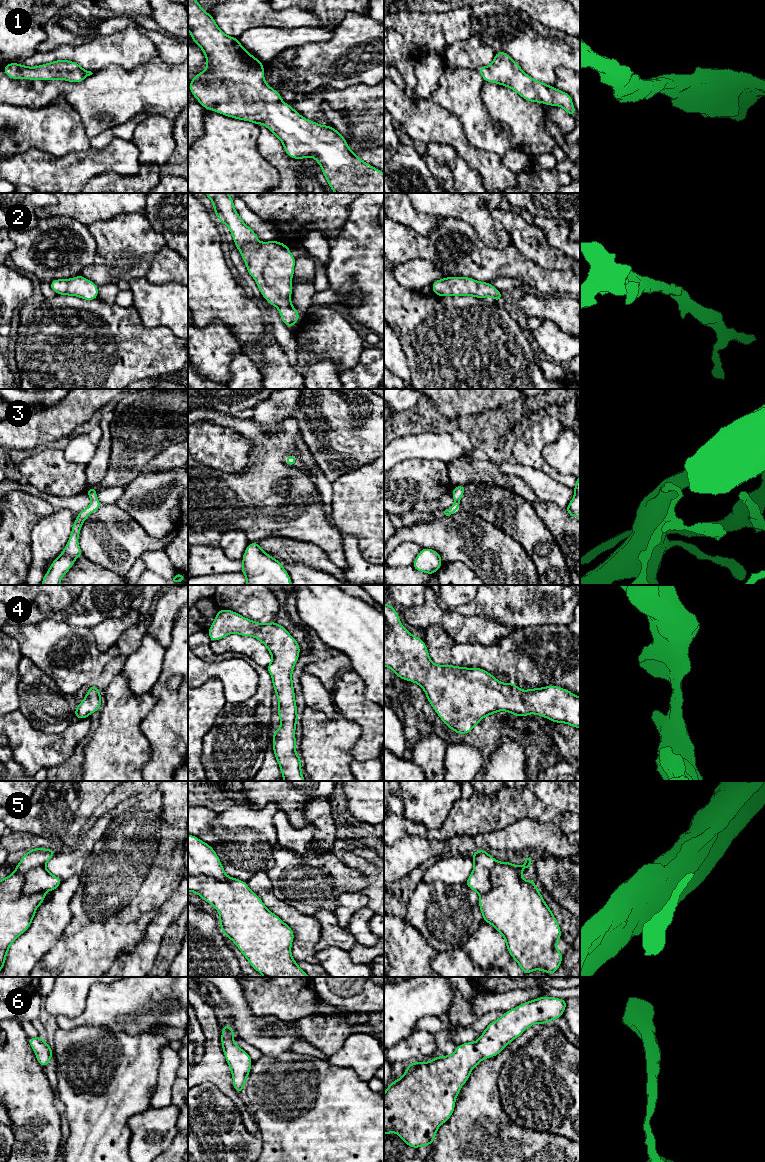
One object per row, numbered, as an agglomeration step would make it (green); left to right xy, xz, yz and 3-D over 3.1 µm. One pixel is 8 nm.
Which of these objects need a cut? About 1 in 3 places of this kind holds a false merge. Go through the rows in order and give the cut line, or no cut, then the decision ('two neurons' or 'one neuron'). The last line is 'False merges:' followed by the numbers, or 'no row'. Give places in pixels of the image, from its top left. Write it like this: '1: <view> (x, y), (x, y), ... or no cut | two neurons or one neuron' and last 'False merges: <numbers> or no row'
1: no cut | one neuron
2: no cut | one neuron
3: no cut | one neuron
4: no cut | one neuron
5: no cut | one neuron
6: no cut | one neuron
False merges: no row

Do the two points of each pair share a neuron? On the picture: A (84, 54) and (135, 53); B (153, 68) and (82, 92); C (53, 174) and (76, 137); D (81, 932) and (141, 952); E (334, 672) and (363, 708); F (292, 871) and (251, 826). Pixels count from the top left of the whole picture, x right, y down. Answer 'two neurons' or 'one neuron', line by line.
A: one neuron
B: one neuron
C: two neurons
D: two neurons
E: two neurons
F: two neurons

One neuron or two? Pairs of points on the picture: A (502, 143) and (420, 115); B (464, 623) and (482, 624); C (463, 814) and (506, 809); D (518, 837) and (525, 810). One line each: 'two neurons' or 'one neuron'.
A: two neurons
B: one neuron
C: one neuron
D: two neurons

